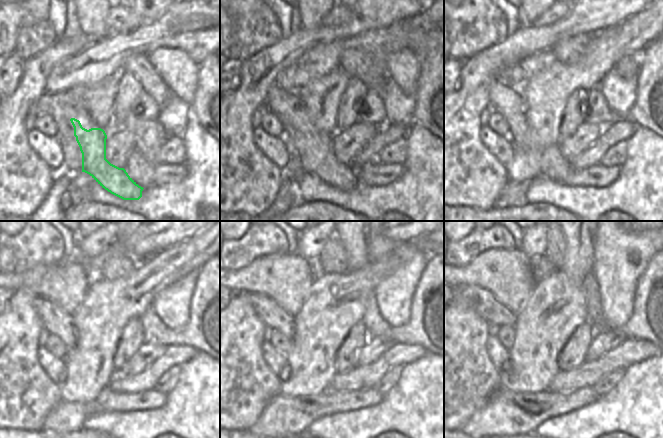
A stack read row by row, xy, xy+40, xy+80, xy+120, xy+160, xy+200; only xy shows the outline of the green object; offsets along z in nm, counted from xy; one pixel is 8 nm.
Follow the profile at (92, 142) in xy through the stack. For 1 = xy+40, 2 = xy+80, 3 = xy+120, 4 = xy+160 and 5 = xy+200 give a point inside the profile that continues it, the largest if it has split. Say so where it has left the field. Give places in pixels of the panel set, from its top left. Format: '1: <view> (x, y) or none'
1: xy+40 (316, 150)
2: xy+80 (553, 165)
3: xy+120 (51, 315)
4: xy+160 (272, 314)
5: xy+200 (480, 300)

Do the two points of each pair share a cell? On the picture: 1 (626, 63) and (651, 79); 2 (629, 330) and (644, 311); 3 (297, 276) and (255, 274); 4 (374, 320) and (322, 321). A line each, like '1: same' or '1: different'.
1: different
2: same
3: same
4: different

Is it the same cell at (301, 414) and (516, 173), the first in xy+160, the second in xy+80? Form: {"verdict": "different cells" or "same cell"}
{"verdict": "different cells"}

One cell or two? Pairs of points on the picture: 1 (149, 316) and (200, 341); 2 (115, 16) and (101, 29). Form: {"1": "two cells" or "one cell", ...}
{"1": "one cell", "2": "two cells"}

